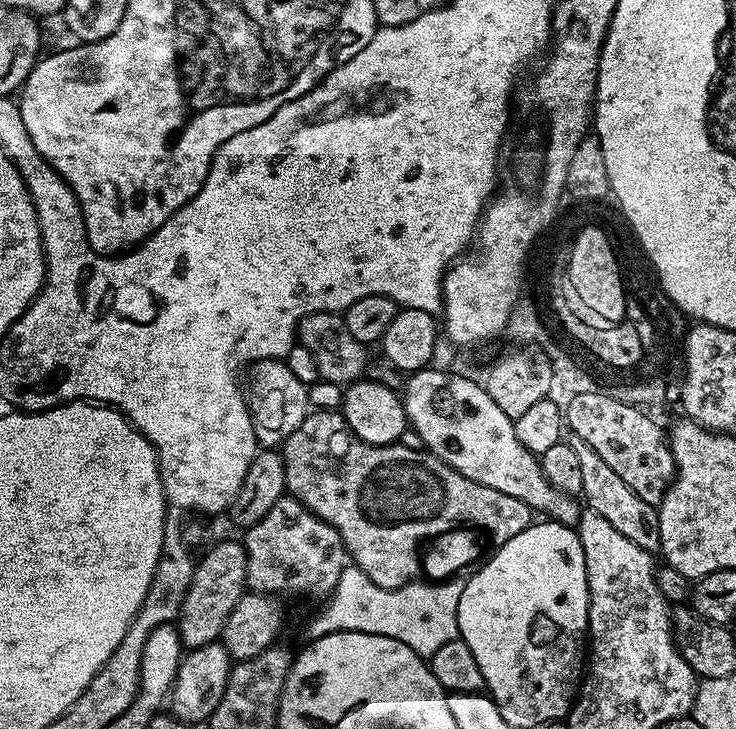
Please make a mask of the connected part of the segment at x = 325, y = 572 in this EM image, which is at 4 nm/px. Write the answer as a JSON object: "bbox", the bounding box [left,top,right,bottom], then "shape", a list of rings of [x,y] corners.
{"bbox":[242,494,346,598],"shape":[[[290,494],[282,495],[278,498],[278,502],[274,502],[274,506],[270,506],[270,510],[266,510],[266,514],[258,521],[257,524],[251,525],[247,529],[248,532],[242,536],[244,553],[246,554],[246,578],[248,579],[247,587],[253,592],[262,592],[277,598],[285,598],[284,596],[321,596],[327,597],[338,586],[338,578],[342,578],[342,570],[346,567],[346,553],[344,551],[344,543],[338,534],[338,530],[334,530],[326,522],[322,522],[322,518],[315,516],[312,511],[302,502],[298,502]]]}

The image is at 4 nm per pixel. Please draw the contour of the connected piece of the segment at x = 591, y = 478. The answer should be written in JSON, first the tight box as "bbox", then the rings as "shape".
{"bbox":[571,439,662,553],"shape":[[[573,439],[571,445],[574,454],[578,454],[579,465],[582,466],[582,496],[586,504],[588,499],[587,507],[602,514],[602,518],[606,518],[606,522],[610,522],[610,526],[614,526],[618,534],[630,538],[630,542],[642,546],[642,550],[659,553],[662,542],[659,511],[653,505],[642,502],[642,498],[638,498],[638,494],[634,494],[634,490],[630,490],[630,486],[626,486],[626,482],[622,482],[622,478],[618,478],[618,474],[614,474],[614,470],[610,470],[610,466],[602,462],[602,458],[598,458],[598,454],[594,454],[590,446],[586,446],[586,442]]]}

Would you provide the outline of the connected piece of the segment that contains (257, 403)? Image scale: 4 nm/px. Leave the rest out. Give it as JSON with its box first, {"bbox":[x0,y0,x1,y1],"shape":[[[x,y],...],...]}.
{"bbox":[244,359,311,450],"shape":[[[281,359],[257,360],[249,367],[244,386],[256,442],[261,449],[272,450],[283,445],[285,438],[301,425],[311,409],[307,385],[299,382]]]}

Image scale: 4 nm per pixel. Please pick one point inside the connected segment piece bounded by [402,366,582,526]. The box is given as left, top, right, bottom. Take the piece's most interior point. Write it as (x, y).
(456, 419)

